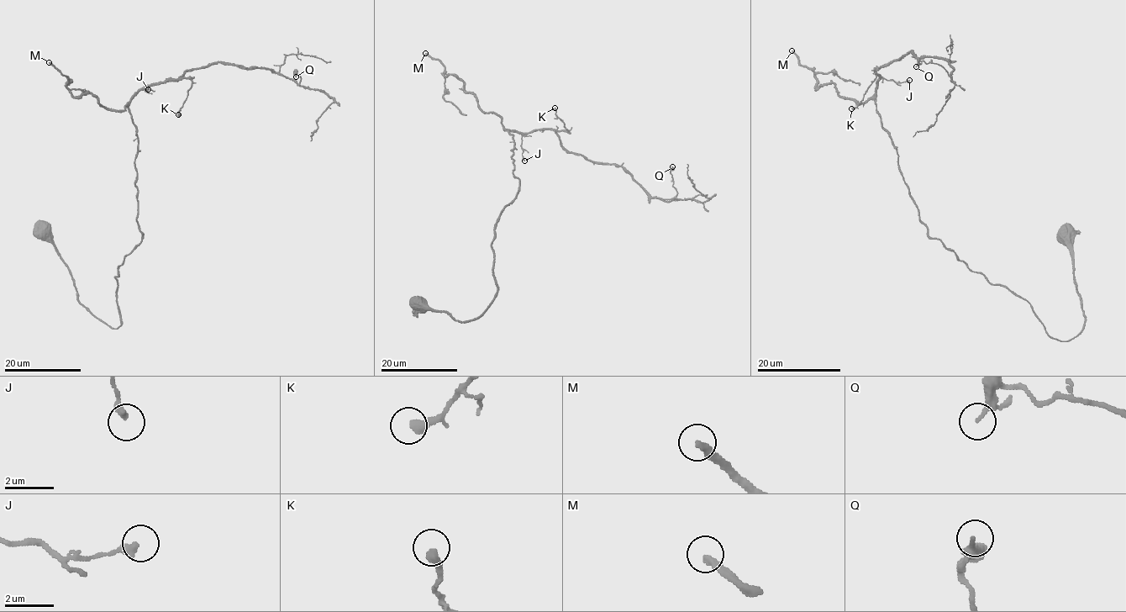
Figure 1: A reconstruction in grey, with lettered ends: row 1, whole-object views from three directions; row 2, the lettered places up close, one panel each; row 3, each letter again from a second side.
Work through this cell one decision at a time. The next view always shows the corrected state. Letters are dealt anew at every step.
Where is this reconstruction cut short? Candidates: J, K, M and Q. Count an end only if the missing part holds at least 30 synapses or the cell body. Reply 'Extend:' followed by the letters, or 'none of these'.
Extend: M

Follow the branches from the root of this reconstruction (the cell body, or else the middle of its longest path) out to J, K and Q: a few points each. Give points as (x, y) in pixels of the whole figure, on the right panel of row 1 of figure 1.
J: (1063, 231), (1085, 318), (1068, 340), (1051, 337), (1028, 302), (928, 234), (876, 104), (881, 76), (909, 80)
K: (1063, 231), (1085, 318), (1068, 340), (1051, 337), (1028, 302), (928, 234), (876, 109), (876, 68), (851, 108)
Q: (1063, 231), (1085, 318), (1068, 340), (928, 234), (876, 104), (876, 71), (911, 50), (954, 70), (916, 66)

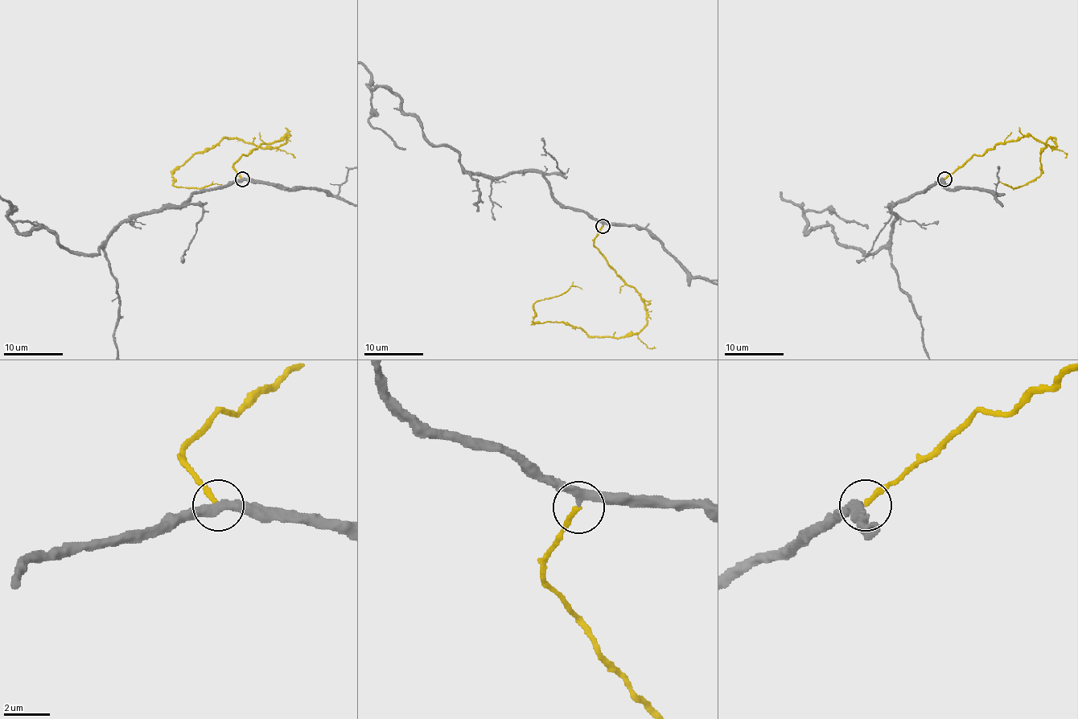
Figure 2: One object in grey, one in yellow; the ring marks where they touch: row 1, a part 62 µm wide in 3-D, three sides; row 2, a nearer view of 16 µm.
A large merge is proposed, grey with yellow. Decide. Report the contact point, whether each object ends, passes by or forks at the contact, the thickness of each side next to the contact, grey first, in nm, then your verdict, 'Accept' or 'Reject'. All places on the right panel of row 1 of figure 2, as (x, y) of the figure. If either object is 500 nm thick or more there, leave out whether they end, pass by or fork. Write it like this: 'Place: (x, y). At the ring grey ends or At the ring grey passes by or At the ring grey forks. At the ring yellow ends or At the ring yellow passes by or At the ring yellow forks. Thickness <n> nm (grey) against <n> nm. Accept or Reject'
Place: (944, 179). At the ring grey passes by. At the ring yellow ends. Thickness 320 nm (grey) against 220 nm. Accept

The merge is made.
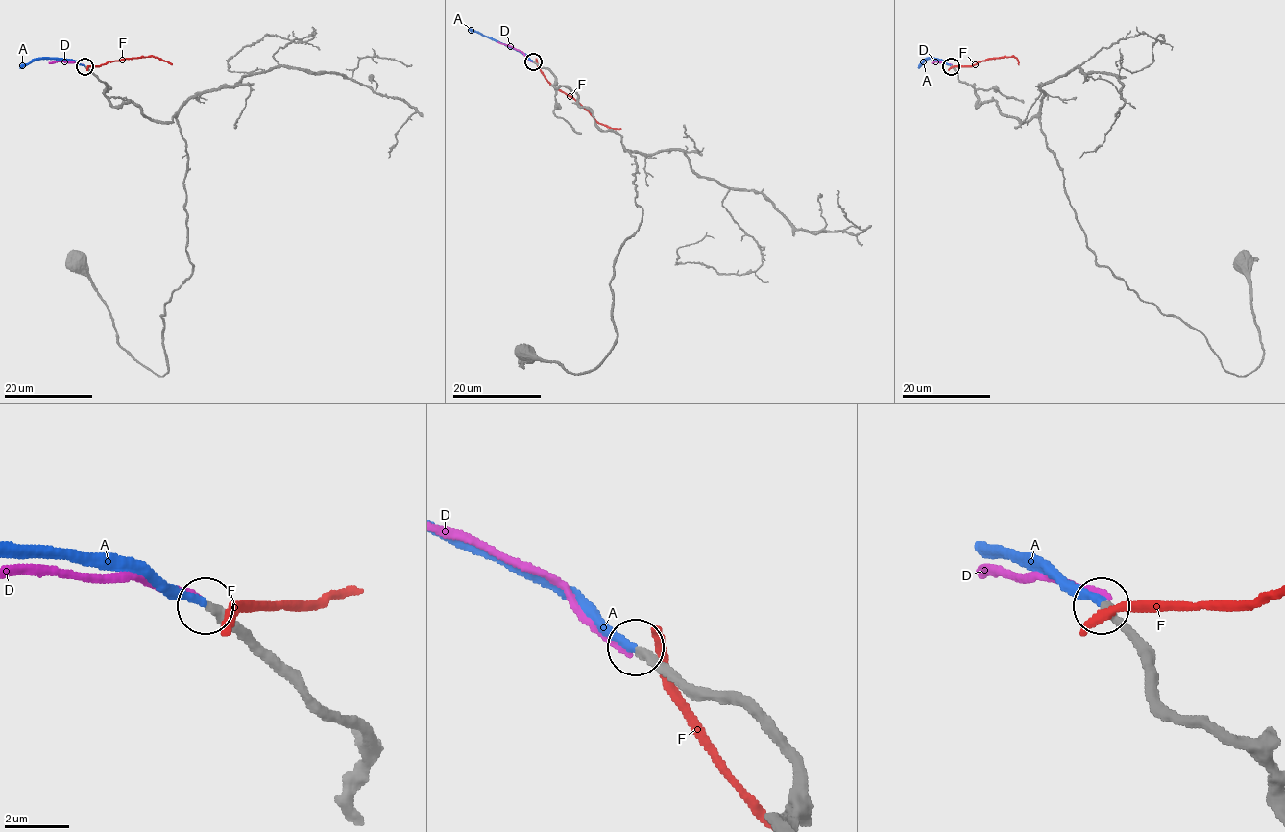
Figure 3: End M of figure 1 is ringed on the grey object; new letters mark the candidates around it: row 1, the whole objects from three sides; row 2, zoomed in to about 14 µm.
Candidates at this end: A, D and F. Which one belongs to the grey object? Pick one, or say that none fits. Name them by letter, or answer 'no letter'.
A

